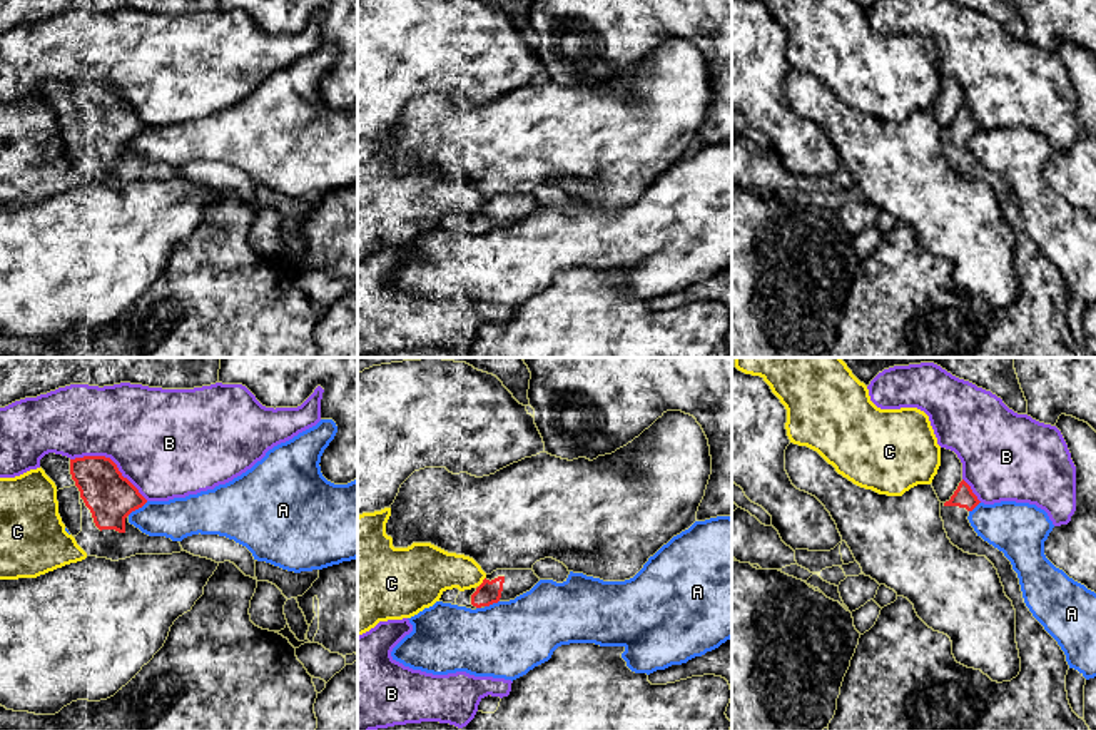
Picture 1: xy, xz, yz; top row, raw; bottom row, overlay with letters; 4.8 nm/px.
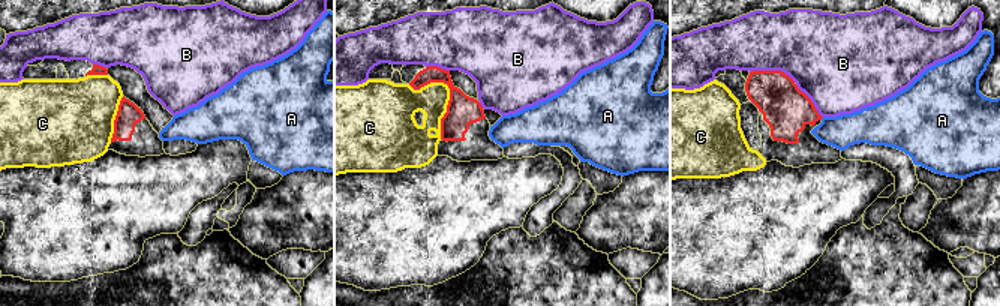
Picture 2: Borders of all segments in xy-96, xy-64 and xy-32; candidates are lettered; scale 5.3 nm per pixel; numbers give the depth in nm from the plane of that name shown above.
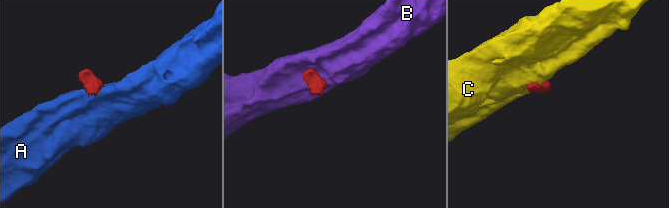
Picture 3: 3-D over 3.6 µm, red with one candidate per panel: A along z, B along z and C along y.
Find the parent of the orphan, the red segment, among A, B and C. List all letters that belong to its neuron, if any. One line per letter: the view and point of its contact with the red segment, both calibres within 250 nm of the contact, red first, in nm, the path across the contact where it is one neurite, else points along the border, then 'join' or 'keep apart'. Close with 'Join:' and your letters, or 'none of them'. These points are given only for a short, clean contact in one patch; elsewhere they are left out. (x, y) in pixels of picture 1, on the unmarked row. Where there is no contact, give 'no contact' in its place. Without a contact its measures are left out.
A: xy (137, 134) | 240/200 nm | along xy (147, 127), (127, 141) | keep apart
B: xy (111, 86) | 240/480 nm | along xy (71, 84), (107, 82), (147, 126) | keep apart
C: xz (483, 207) | 110/220 nm | keep apart
Join: none of them

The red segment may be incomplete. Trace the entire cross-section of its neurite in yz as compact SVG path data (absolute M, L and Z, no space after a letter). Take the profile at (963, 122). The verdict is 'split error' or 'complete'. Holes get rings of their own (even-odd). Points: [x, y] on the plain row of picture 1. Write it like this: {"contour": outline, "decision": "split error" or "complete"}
{"contour": "M962 105L949 127L941 129L947 164L969 180L986 182L1016 236L1016 269L1021 297L1011 307L992 307L981 296L956 287L947 261L929 254L904 224L880 236L875 251L860 261L844 302L829 357L1091 357L1068 326L1069 291L1058 267L1024 229L1017 199L1002 177L984 167L967 142L981 127Z", "decision": "split error"}

